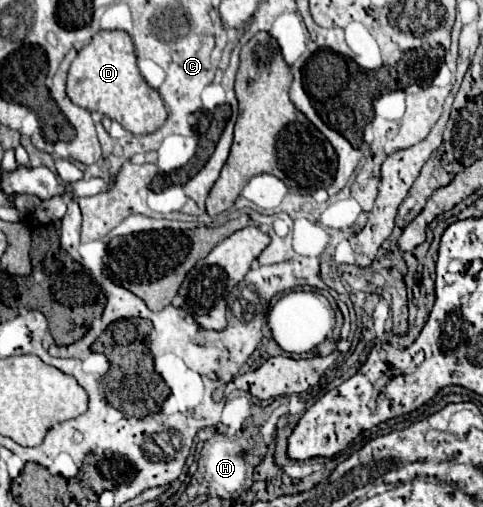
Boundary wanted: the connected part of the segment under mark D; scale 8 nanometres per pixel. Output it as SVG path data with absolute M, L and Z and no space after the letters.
M99 21L91 23L95 34L91 36L90 42L83 46L77 54L77 58L71 62L69 68L69 78L67 78L67 96L71 98L73 104L89 110L89 112L99 112L111 120L117 120L125 130L129 130L135 136L143 136L143 134L151 134L157 128L161 128L167 120L167 110L163 106L163 100L159 96L157 90L149 88L147 82L141 76L139 70L139 56L137 56L135 46L129 38L127 32L123 30L101 30Z

